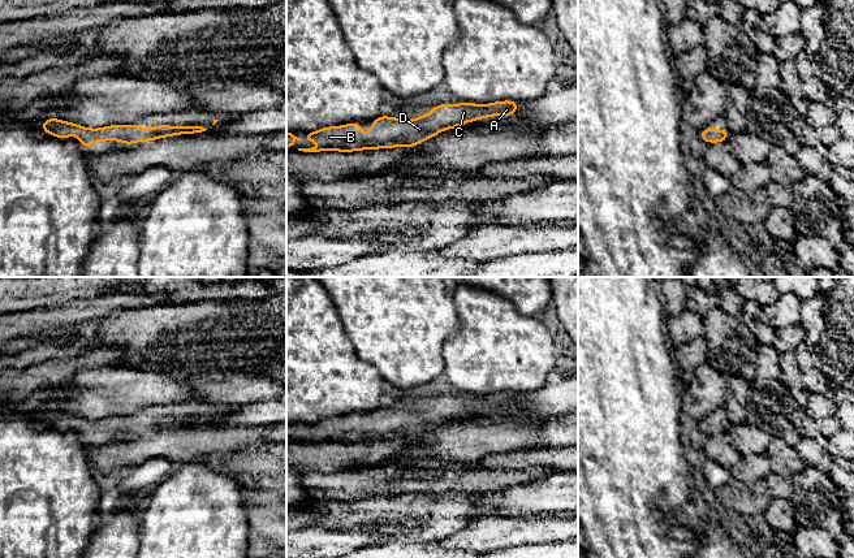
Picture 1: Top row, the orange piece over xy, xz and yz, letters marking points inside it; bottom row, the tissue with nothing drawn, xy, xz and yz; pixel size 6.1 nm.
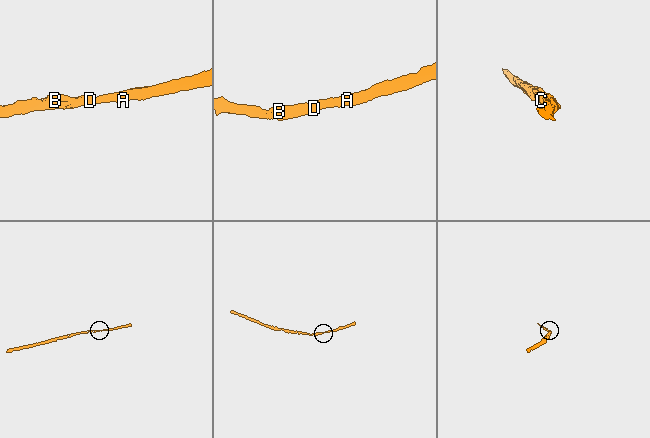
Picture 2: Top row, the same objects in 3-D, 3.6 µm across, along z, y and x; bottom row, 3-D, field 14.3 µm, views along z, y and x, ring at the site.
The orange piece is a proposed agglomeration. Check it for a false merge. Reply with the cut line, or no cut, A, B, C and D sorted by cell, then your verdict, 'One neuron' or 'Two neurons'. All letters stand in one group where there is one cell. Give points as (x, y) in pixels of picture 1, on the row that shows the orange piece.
No split. Groups: A B C D. One neuron

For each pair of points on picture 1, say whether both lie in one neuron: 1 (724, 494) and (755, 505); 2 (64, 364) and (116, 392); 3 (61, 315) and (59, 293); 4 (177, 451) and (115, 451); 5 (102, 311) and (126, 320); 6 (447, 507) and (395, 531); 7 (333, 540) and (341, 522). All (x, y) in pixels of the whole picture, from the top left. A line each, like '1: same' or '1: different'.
1: same
2: different
3: different
4: same
5: different
6: same
7: different

